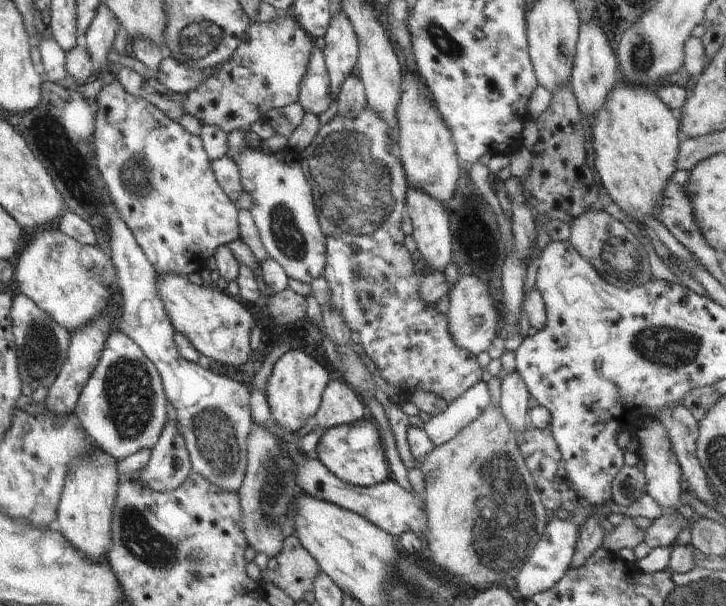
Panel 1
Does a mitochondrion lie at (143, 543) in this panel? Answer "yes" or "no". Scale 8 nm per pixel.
yes

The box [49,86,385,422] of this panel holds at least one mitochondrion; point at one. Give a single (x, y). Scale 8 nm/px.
(140, 177)

